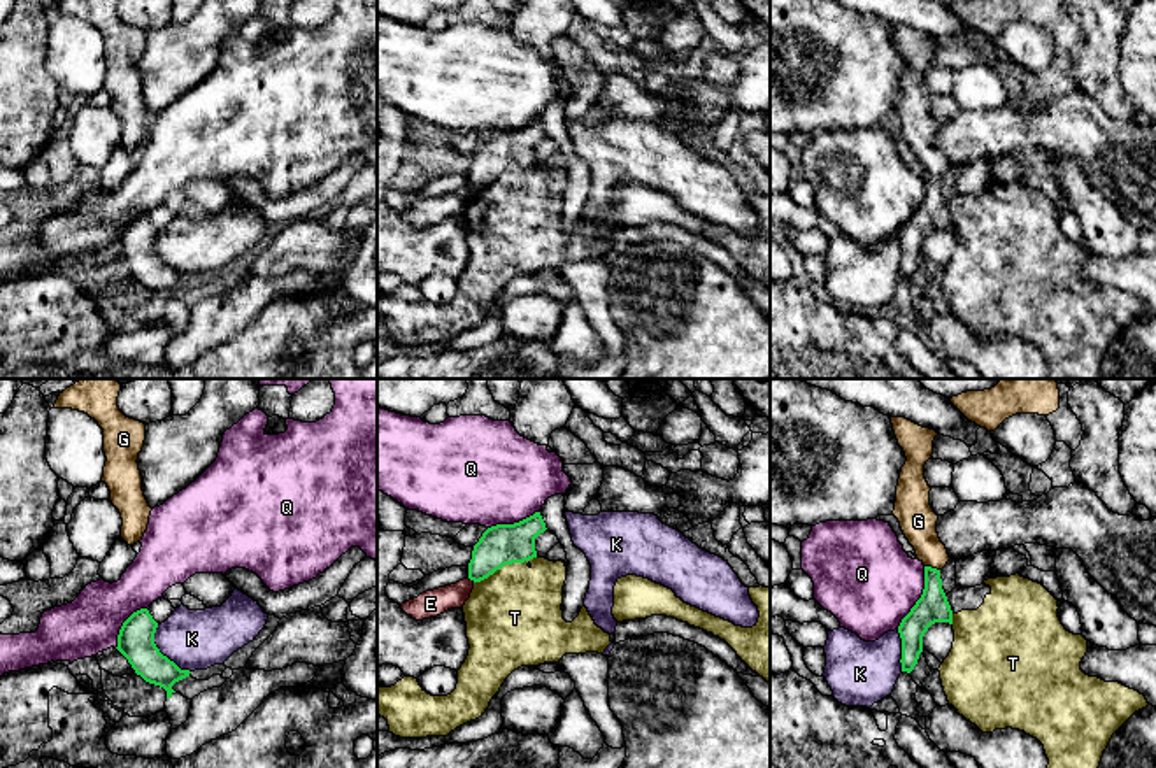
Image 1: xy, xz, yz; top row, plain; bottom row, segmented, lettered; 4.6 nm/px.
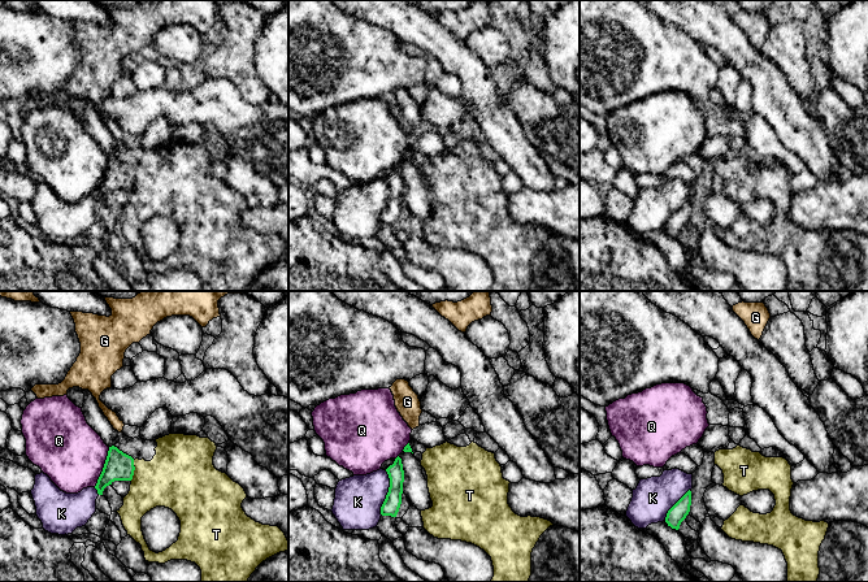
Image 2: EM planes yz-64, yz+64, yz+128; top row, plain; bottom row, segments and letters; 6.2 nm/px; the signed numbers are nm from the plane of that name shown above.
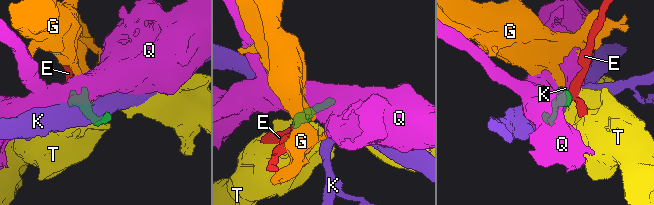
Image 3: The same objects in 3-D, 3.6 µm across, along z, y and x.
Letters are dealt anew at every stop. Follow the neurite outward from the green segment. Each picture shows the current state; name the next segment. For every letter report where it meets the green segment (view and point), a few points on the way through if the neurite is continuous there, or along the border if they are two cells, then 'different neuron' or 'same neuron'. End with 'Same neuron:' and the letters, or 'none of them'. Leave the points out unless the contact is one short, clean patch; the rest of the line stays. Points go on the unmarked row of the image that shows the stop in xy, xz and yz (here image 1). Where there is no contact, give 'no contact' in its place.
E: meets green in xz at (470, 186); border along xz (467, 184), (474, 188); different neuron
G: meets green in yz at (930, 174); runs through yz (932, 214), (930, 174), (930, 158), (918, 128); same neuron
K: meets green in xy at (160, 260); different neuron
Q: meets green in yz at (920, 206); border along yz (925, 174), (923, 200), (897, 235); different neuron
T: meets green in xz at (504, 172); border along xz (535, 163), (525, 169), (506, 170), (474, 190); different neuron
Same neuron: G

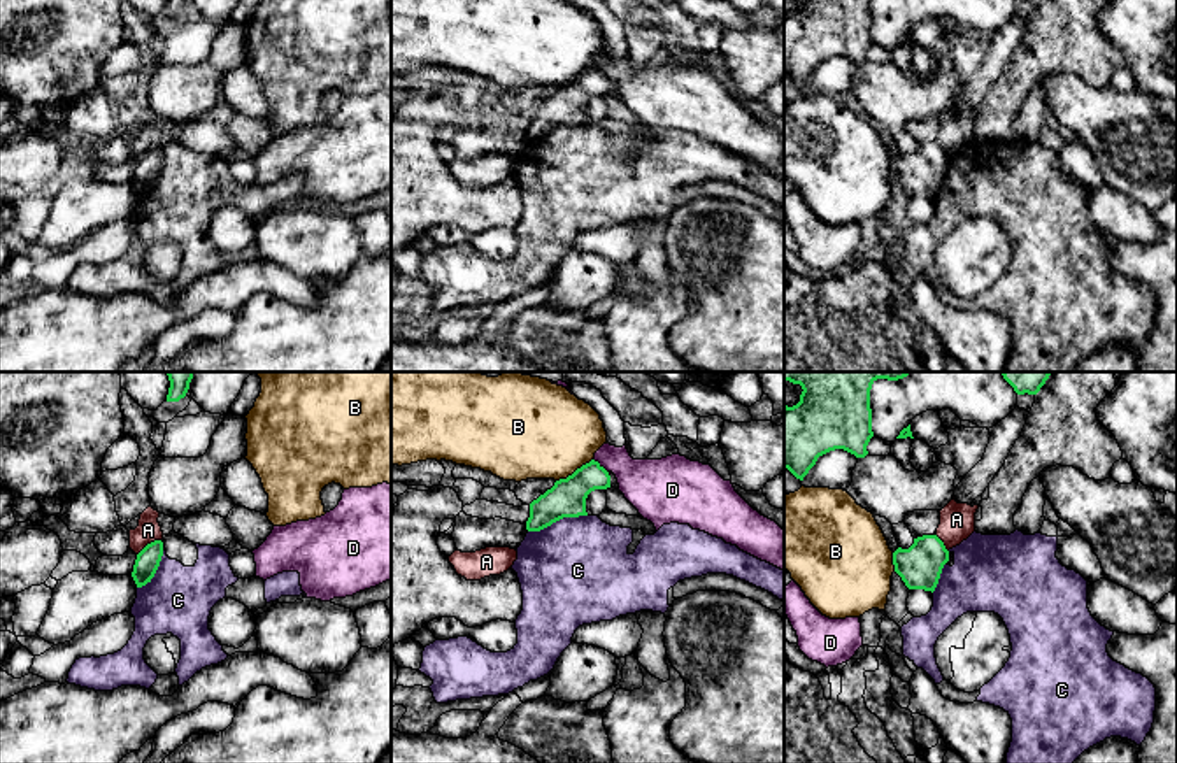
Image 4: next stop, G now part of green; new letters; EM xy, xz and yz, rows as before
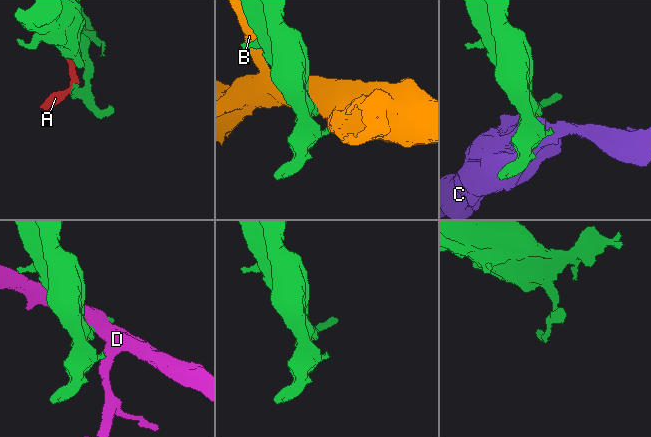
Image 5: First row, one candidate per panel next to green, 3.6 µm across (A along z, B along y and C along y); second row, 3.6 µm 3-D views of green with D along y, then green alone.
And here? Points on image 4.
A: meets green in xy at (148, 151); border along xy (160, 146), (155, 146), (137, 162); different neuron
B: meets green in xz at (576, 78); border along xz (592, 65), (556, 88); different neuron
C: meets green in xz at (556, 127); border along xz (586, 121), (560, 125), (539, 137), (528, 139); different neuron
D: meets green in xz at (599, 72); different neuron
Same neuron: none of them

